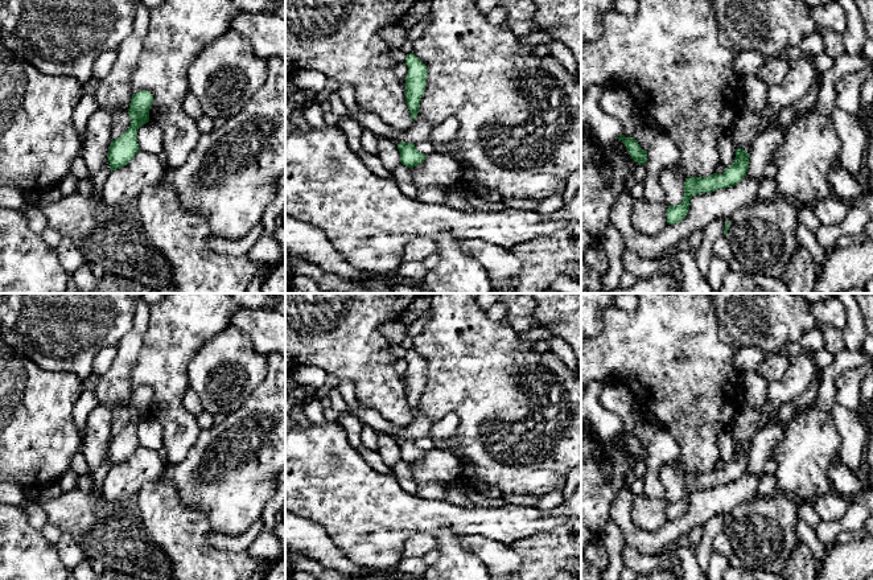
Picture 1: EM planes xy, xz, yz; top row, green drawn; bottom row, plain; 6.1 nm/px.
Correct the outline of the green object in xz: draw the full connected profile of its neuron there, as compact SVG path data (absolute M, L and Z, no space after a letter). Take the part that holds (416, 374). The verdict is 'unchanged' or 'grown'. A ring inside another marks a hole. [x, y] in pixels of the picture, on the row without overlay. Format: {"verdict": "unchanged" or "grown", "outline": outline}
{"verdict": "unchanged", "outline": "M413 349L407 350L405 361L408 363L405 374L405 395L411 416L413 417L419 410L420 396L425 387L428 366Z"}

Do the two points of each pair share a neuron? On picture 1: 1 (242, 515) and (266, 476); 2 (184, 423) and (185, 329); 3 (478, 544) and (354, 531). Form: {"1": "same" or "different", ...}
{"1": "same", "2": "same", "3": "different"}

